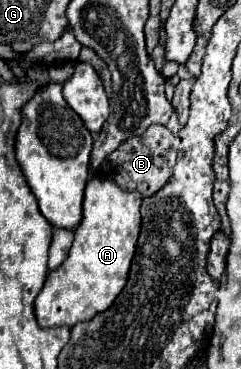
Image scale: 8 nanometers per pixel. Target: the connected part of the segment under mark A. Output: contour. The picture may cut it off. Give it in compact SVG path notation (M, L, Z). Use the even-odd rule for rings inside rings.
M92 178L86 188L84 188L84 218L80 226L76 228L72 248L68 252L68 258L58 270L52 270L44 282L42 292L38 294L34 302L36 310L36 320L42 328L52 328L52 326L74 326L78 322L88 322L96 314L108 310L116 296L122 292L126 280L128 280L128 270L130 262L136 250L136 240L140 232L140 202L142 196L138 192L124 192L118 188L116 182L102 180L102 178Z

